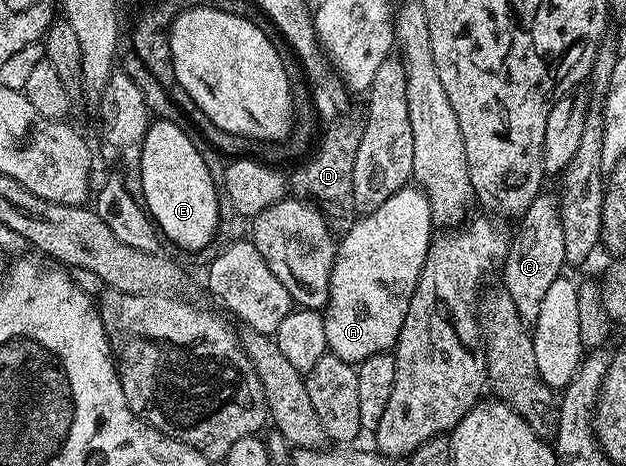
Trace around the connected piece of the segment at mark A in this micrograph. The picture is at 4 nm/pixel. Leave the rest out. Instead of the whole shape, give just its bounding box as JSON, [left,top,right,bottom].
[323,184,435,364]

